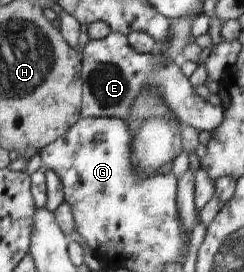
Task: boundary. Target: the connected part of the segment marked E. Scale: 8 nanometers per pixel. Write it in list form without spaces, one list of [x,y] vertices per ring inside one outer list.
[[[116,31],[109,32],[103,39],[90,39],[82,48],[82,74],[83,82],[83,98],[81,117],[110,117],[117,119],[126,119],[132,116],[132,106],[136,102],[136,98],[144,92],[144,90],[154,89],[160,97],[165,99],[165,103],[170,110],[176,115],[184,126],[194,127],[197,131],[208,130],[212,132],[216,126],[222,122],[222,110],[210,106],[206,100],[202,100],[200,96],[194,94],[194,88],[190,86],[188,77],[185,77],[176,64],[164,64],[162,66],[162,56],[157,52],[142,53],[135,51],[130,46],[127,35],[120,34]]]

